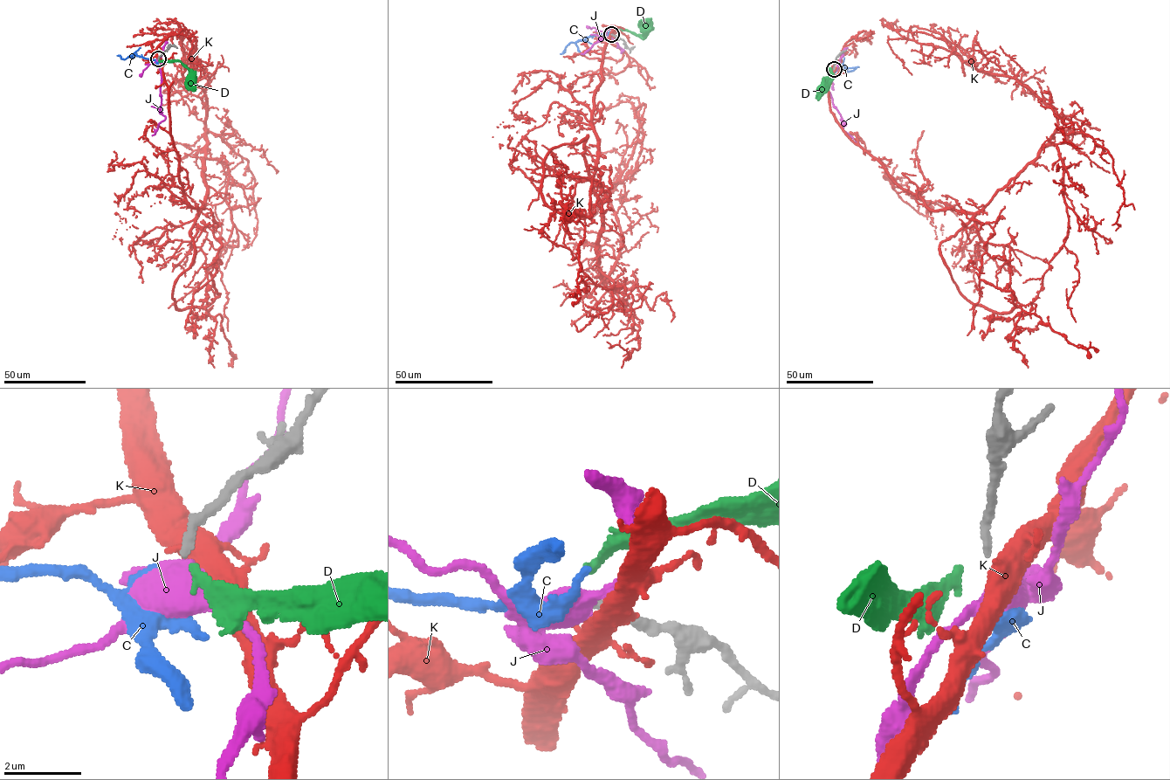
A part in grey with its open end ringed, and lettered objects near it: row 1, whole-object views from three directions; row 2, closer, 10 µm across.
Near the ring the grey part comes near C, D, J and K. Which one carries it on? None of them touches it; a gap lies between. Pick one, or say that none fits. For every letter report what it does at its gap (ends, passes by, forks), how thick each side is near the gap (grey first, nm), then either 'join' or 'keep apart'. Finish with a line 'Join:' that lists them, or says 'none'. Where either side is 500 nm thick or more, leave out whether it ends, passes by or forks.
C: it ends | 200/110 nm | keep apart
D: it ends | 200/240 nm | keep apart
J: 200/500 nm | keep apart
K: it forks | 200/480 nm | keep apart
Join: none

